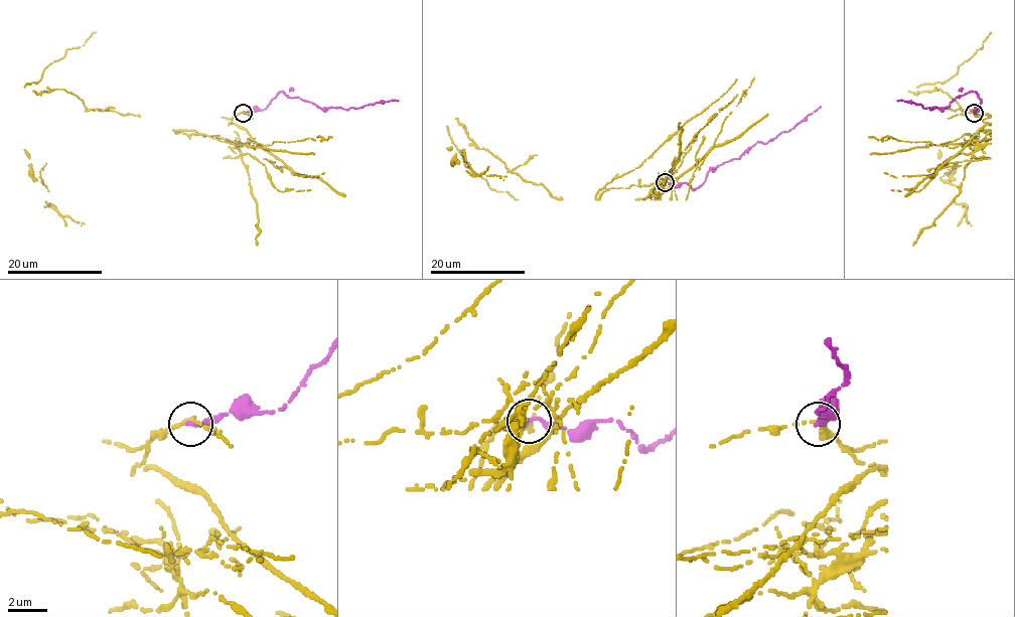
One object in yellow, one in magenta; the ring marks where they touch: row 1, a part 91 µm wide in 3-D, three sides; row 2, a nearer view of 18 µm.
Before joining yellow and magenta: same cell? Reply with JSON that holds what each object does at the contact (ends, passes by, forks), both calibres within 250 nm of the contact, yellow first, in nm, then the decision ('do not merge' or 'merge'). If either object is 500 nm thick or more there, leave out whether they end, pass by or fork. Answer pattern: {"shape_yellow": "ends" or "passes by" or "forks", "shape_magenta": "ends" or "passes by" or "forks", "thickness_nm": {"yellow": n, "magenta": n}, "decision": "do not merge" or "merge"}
{"shape_yellow": "ends", "shape_magenta": "ends", "thickness_nm": {"yellow": 320, "magenta": 260}, "decision": "do not merge"}

